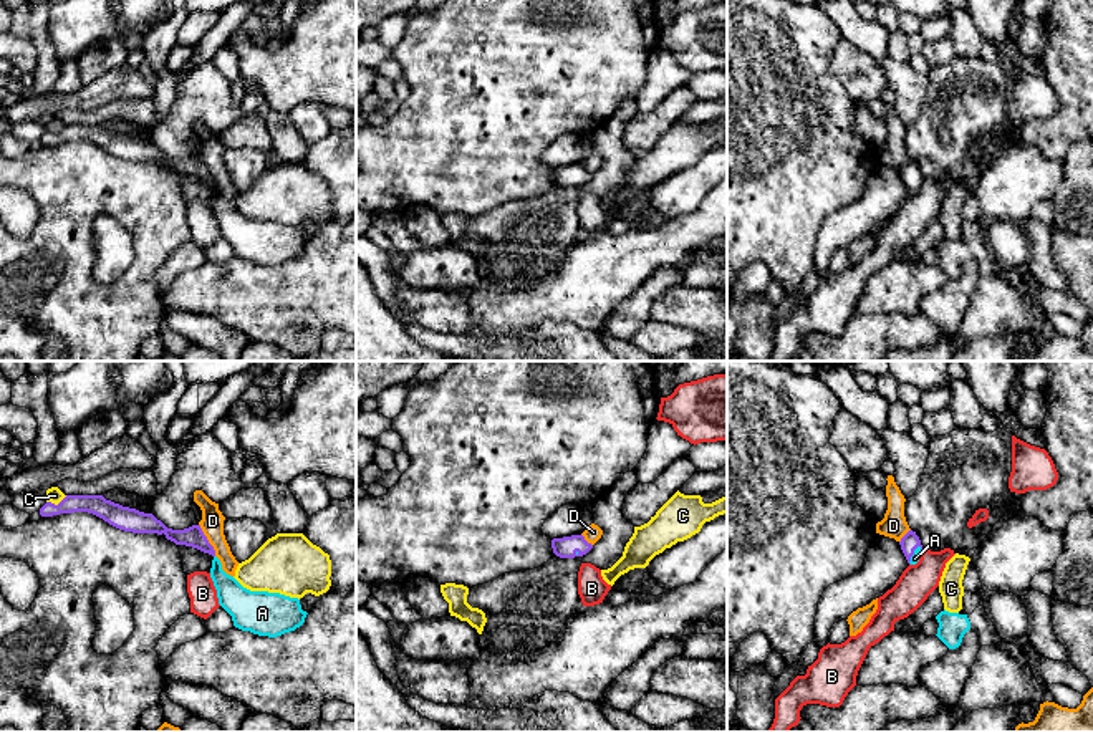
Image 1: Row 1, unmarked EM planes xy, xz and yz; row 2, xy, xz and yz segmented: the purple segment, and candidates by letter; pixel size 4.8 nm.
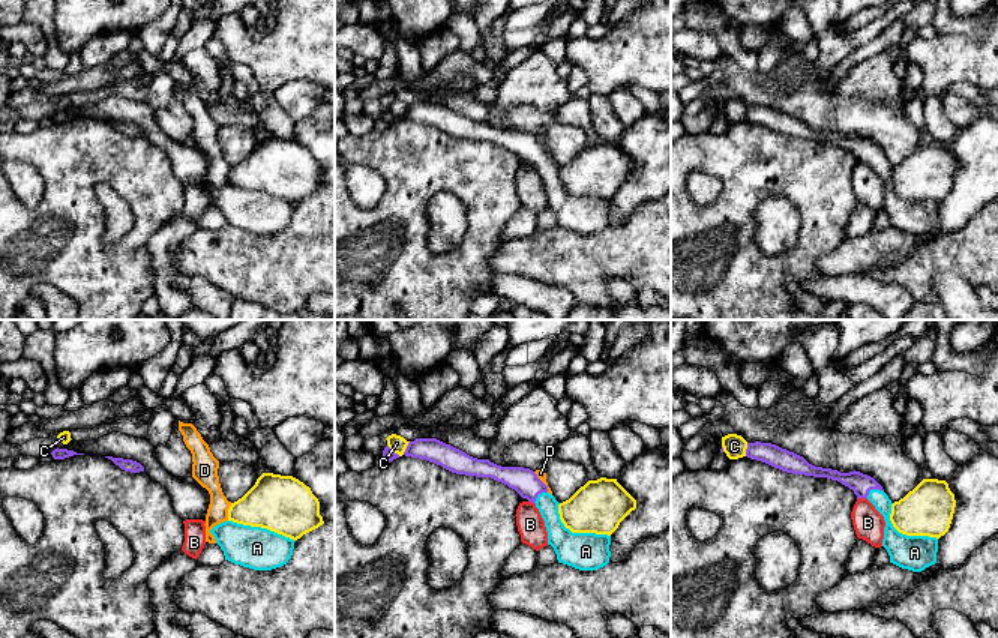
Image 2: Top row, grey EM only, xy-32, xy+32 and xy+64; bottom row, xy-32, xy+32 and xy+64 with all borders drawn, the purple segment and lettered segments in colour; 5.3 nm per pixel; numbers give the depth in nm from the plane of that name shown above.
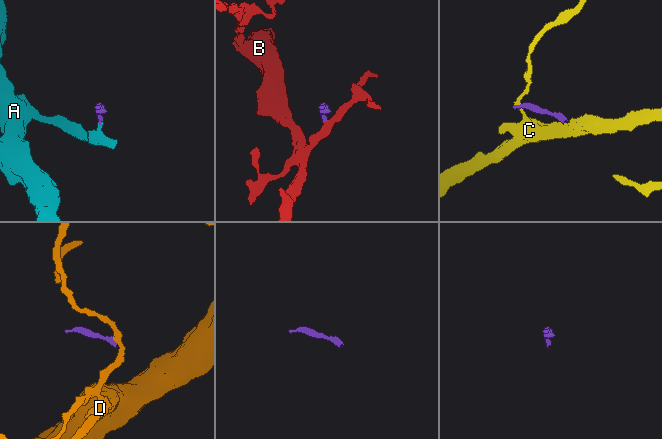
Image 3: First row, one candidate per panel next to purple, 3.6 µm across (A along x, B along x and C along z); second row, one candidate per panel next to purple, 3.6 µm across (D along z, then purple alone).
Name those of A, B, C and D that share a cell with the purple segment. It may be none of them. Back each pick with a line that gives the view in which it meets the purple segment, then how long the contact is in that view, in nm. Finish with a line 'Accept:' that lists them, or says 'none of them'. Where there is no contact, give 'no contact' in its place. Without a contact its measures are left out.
A: meets purple in yz; contact 110 nm long
Accept: A

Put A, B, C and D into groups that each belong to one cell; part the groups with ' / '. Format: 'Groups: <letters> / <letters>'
Groups: A / B / C / D

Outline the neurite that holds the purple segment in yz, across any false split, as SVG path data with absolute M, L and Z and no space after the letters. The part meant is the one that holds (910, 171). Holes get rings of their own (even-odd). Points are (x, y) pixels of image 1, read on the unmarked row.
M909 159L899 171L908 192L916 194L924 181L916 161Z

